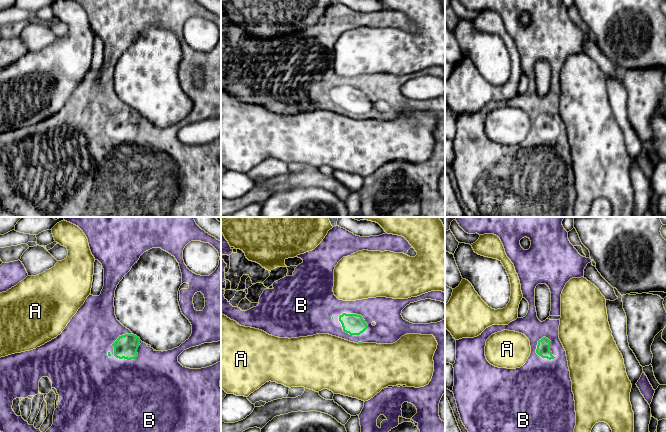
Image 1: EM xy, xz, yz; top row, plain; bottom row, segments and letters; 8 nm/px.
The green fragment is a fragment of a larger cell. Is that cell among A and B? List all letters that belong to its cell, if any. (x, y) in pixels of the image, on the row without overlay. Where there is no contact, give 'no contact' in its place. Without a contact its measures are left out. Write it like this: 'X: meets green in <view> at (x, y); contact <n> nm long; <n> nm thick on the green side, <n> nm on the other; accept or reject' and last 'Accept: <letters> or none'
A: meets green in xz at (360, 119); contact 50 nm long; 20 nm thick on the green side, 440 nm on the other; reject
B: meets green in xz at (355, 90); contact 260 nm long; 170 nm thick on the green side, 240 nm on the other; accept
Accept: B

